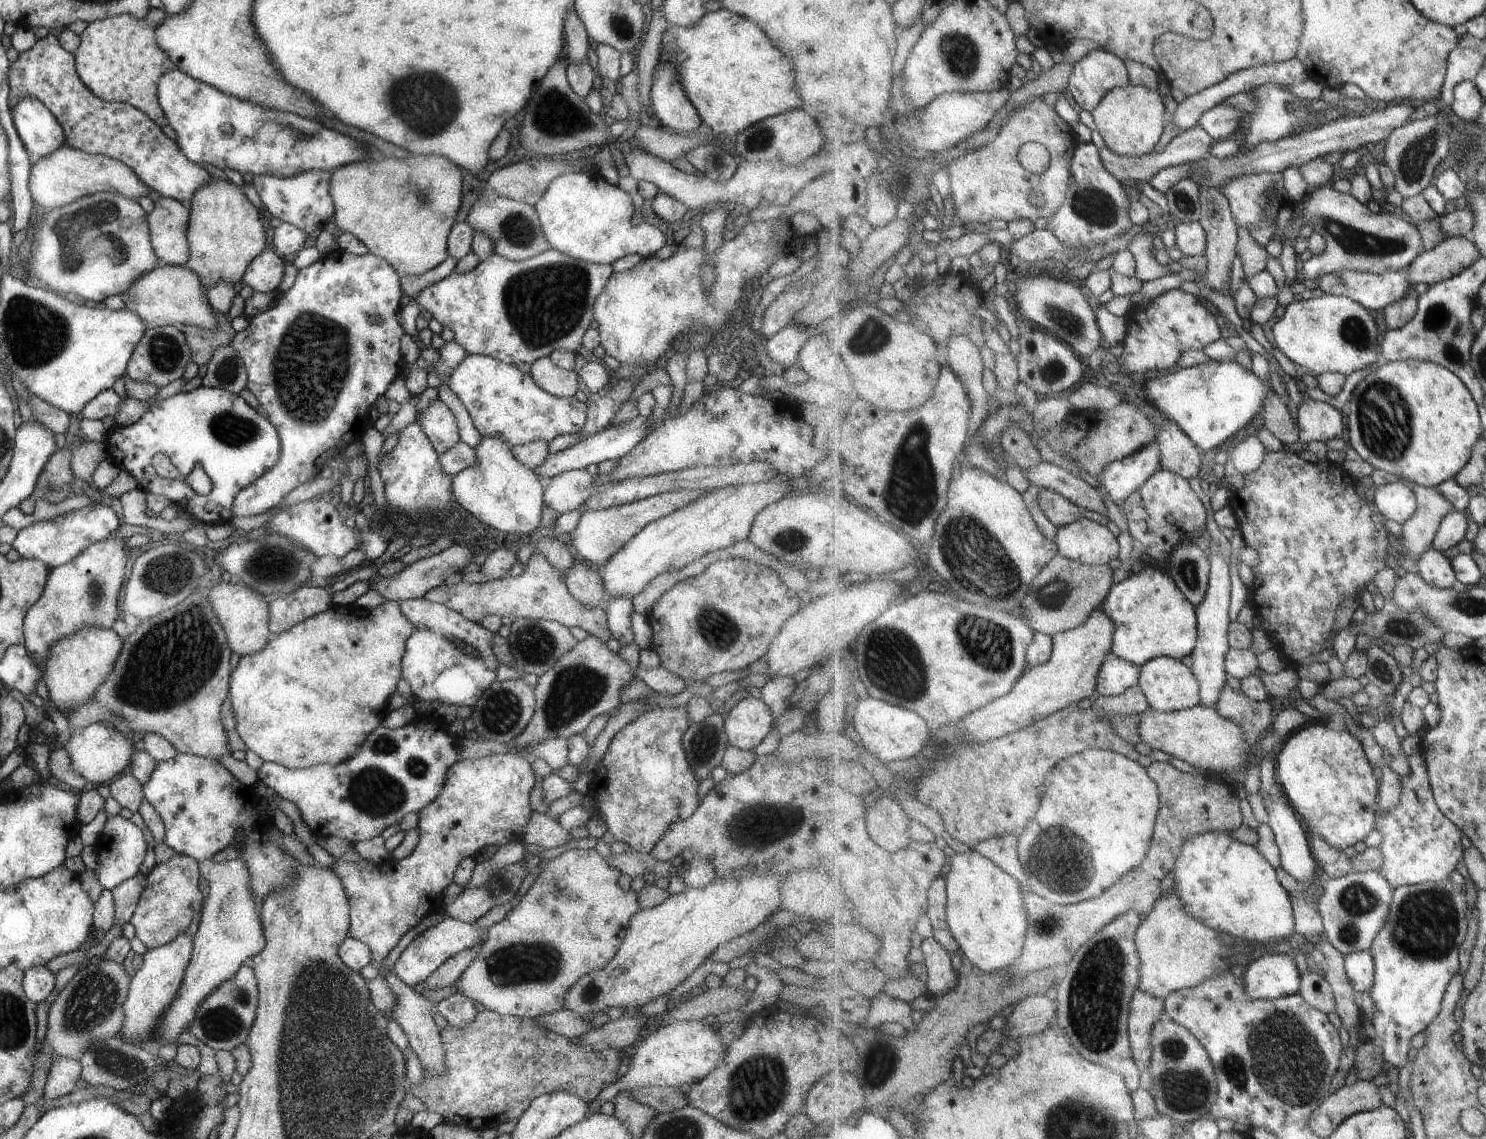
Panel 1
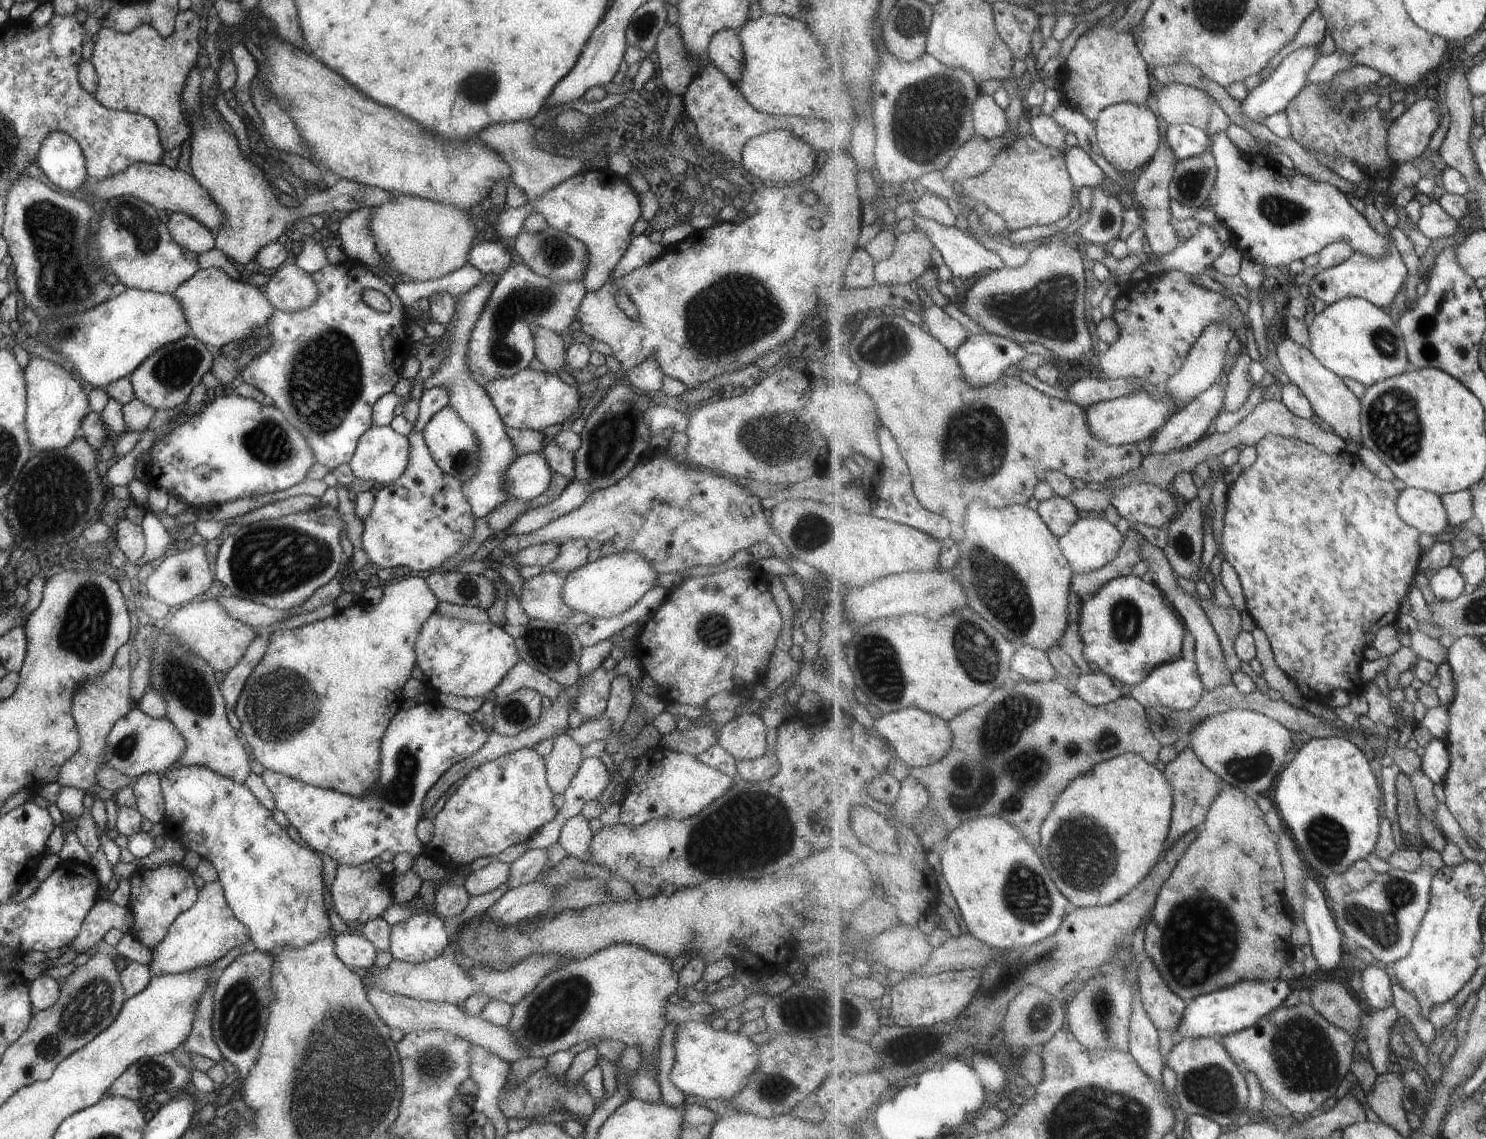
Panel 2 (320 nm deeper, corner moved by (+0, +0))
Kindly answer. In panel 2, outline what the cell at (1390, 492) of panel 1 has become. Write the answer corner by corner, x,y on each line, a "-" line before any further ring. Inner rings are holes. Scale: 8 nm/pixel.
1407,486
1400,491
1397,506
1401,518
1422,533
1435,537
1441,532
1453,530
1448,510
1437,493

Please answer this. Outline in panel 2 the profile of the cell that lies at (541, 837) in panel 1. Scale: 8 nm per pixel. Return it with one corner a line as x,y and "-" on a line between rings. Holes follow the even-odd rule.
581,813
569,817
561,826
557,841
567,856
585,862
588,862
589,841
593,836
587,823
588,820

